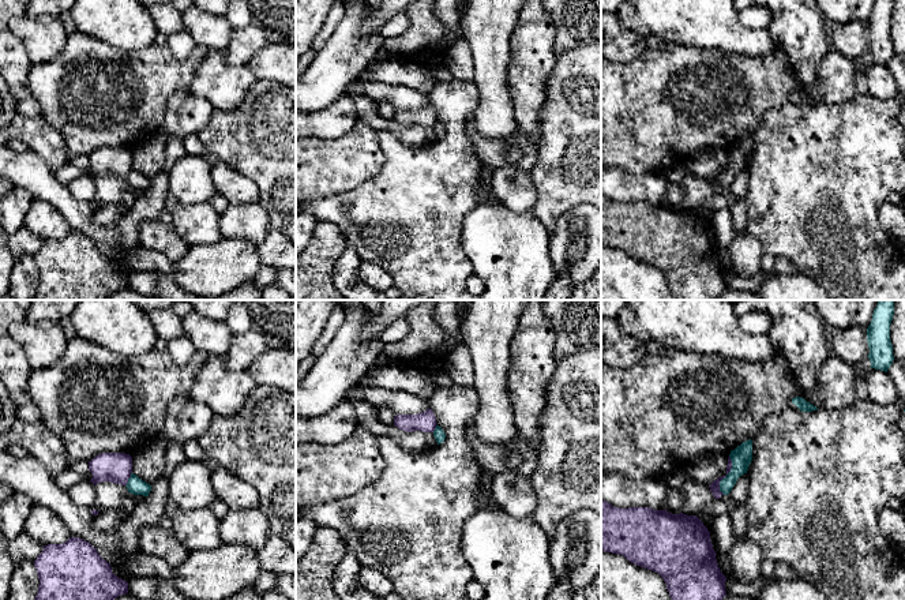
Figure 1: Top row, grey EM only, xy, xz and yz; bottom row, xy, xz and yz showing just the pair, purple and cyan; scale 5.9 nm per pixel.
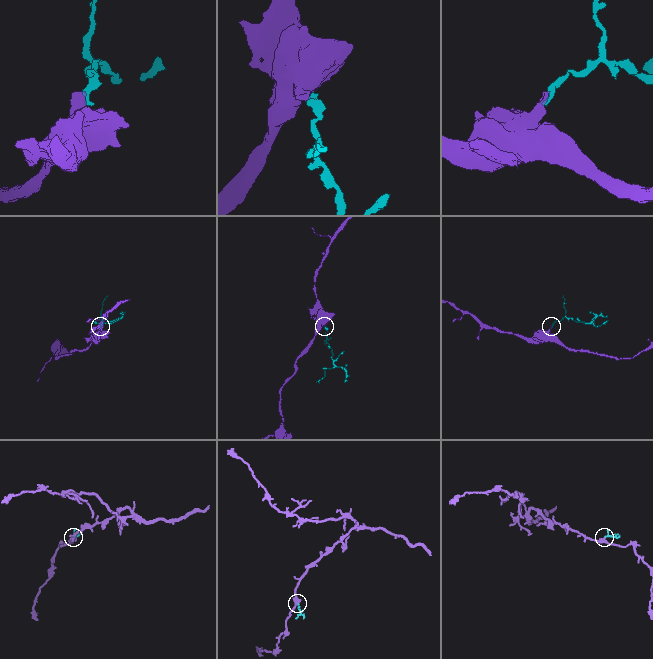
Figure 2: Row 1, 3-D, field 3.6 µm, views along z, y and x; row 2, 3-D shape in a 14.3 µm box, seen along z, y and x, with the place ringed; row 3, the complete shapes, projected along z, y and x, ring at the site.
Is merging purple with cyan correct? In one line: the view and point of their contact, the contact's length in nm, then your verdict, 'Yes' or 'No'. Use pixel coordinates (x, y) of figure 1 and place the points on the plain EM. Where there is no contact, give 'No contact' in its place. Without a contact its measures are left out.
Touches purple at yz (727, 168). Shared border 240 nm. No

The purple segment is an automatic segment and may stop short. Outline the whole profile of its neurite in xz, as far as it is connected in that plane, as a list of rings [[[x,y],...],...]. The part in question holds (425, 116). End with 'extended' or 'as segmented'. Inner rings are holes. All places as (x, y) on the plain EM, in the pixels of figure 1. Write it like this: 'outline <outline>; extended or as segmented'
outline [[[428,102],[425,106],[417,109],[397,109],[394,120],[406,127],[433,127],[438,119],[432,104]]]; as segmented

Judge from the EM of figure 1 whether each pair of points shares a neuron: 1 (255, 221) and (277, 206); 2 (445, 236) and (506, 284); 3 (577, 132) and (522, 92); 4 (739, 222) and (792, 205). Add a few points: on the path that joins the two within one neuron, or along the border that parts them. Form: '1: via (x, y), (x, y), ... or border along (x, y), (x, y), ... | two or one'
1: border along (258, 201), (271, 227) | two
2: border along (462, 222), (462, 248), (474, 273) | two
3: border along (549, 74), (537, 137) | two
4: border along (744, 201), (747, 229) | two

